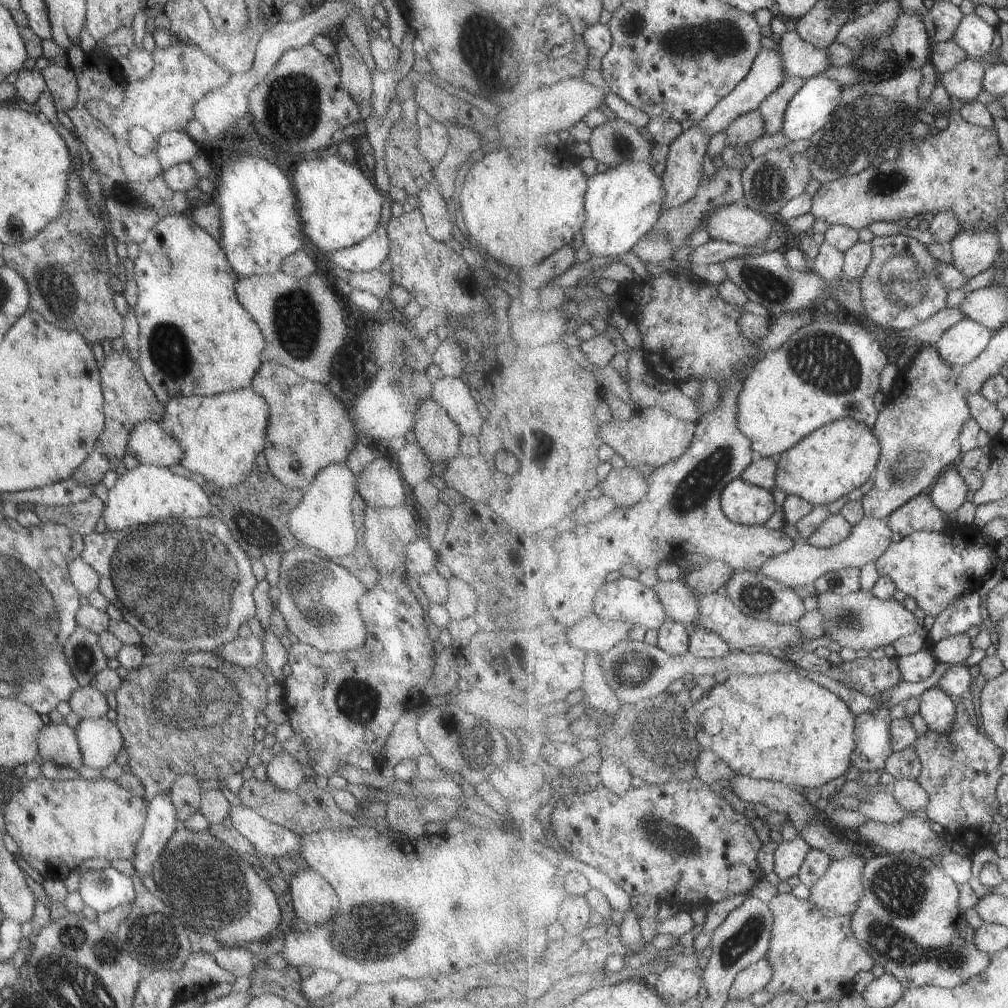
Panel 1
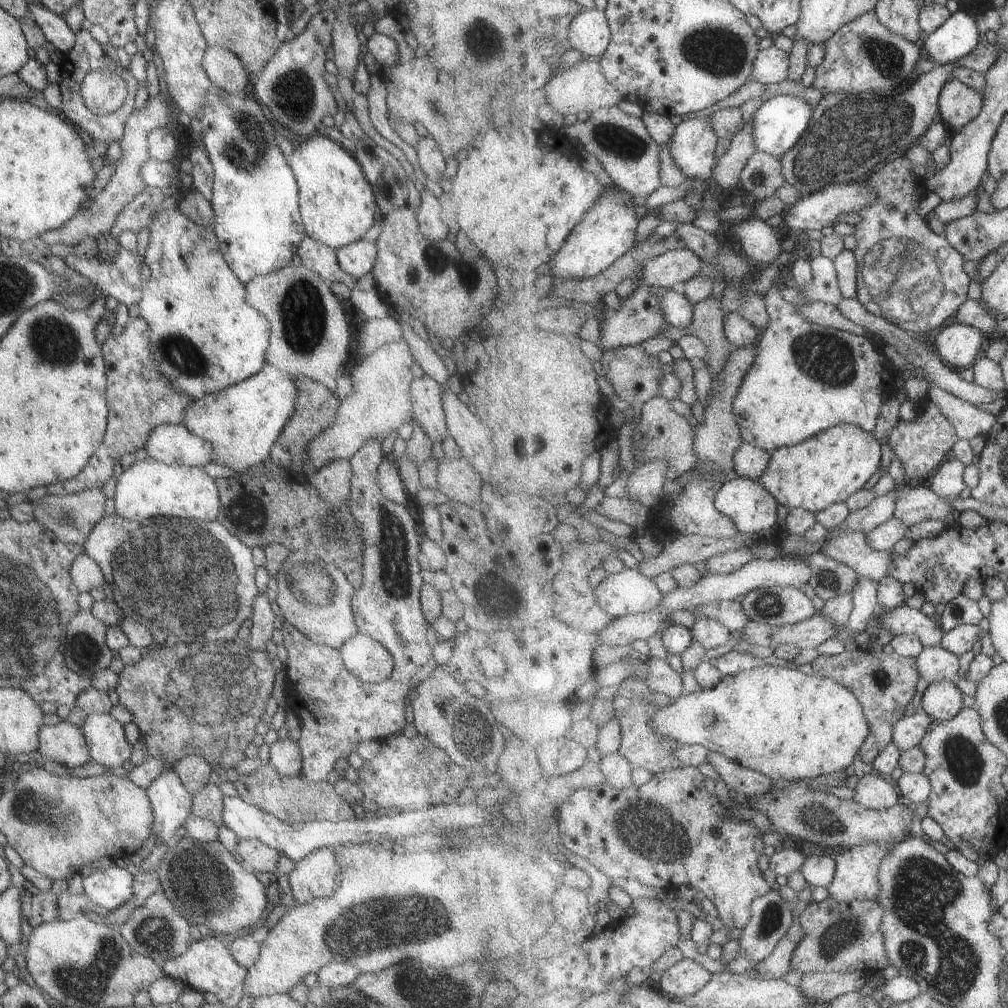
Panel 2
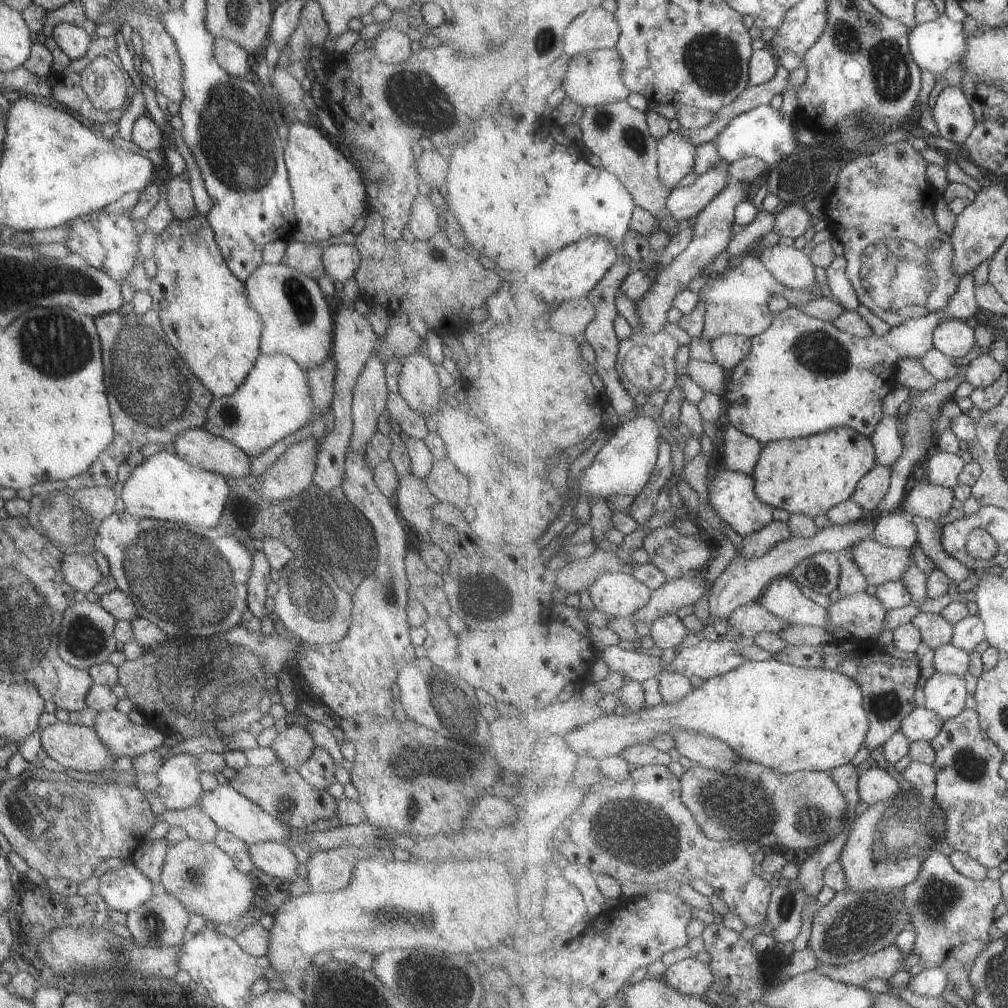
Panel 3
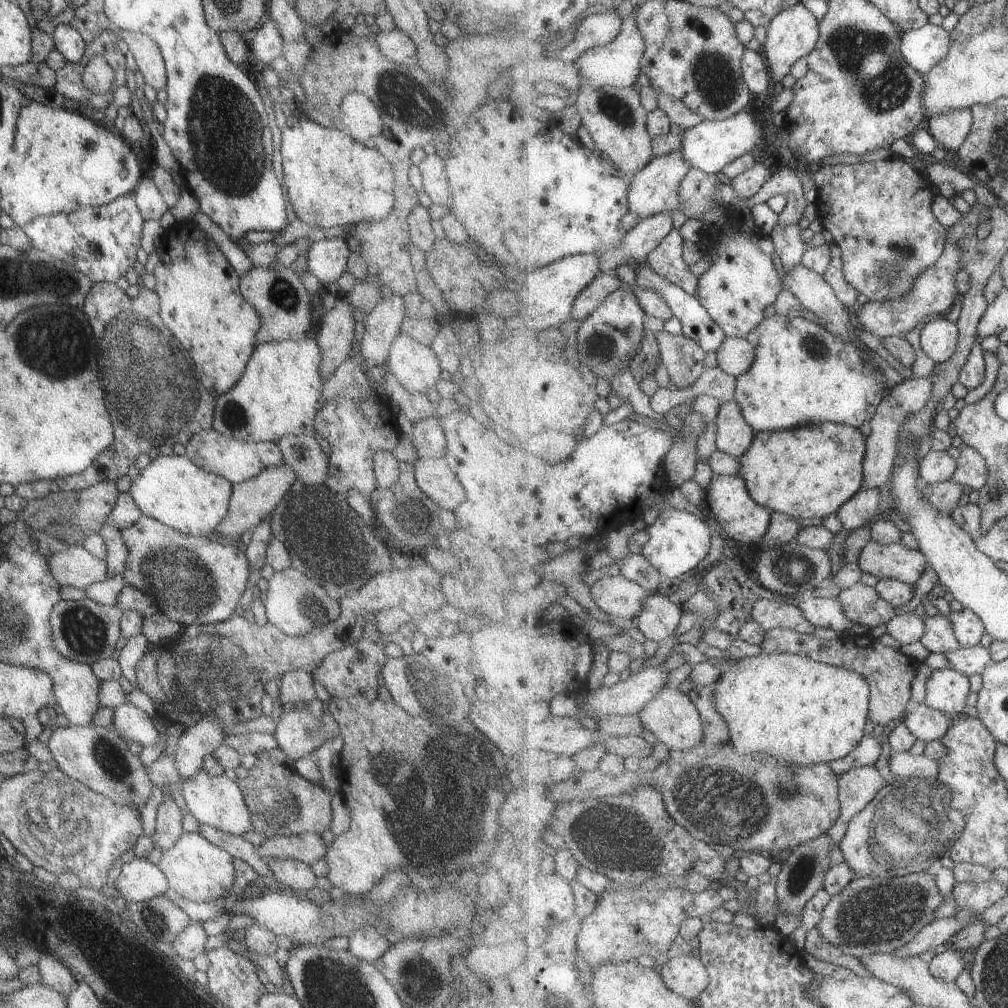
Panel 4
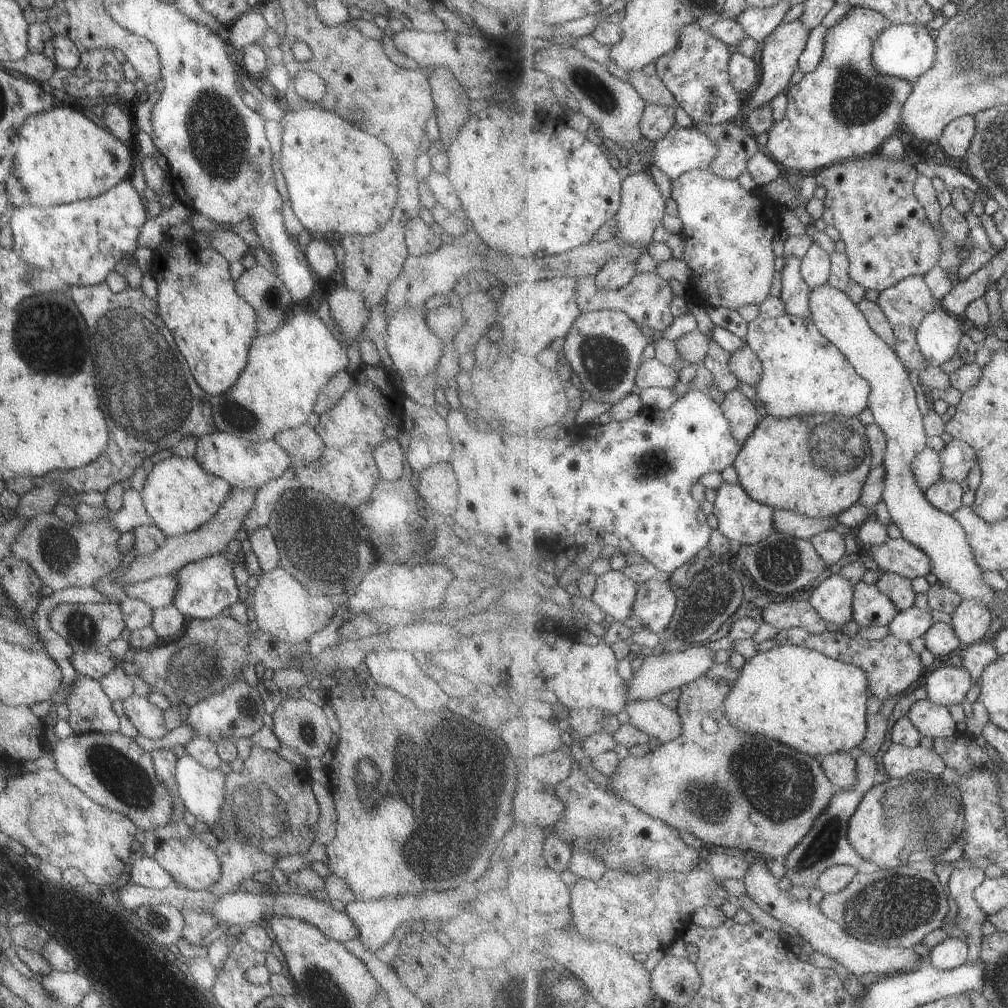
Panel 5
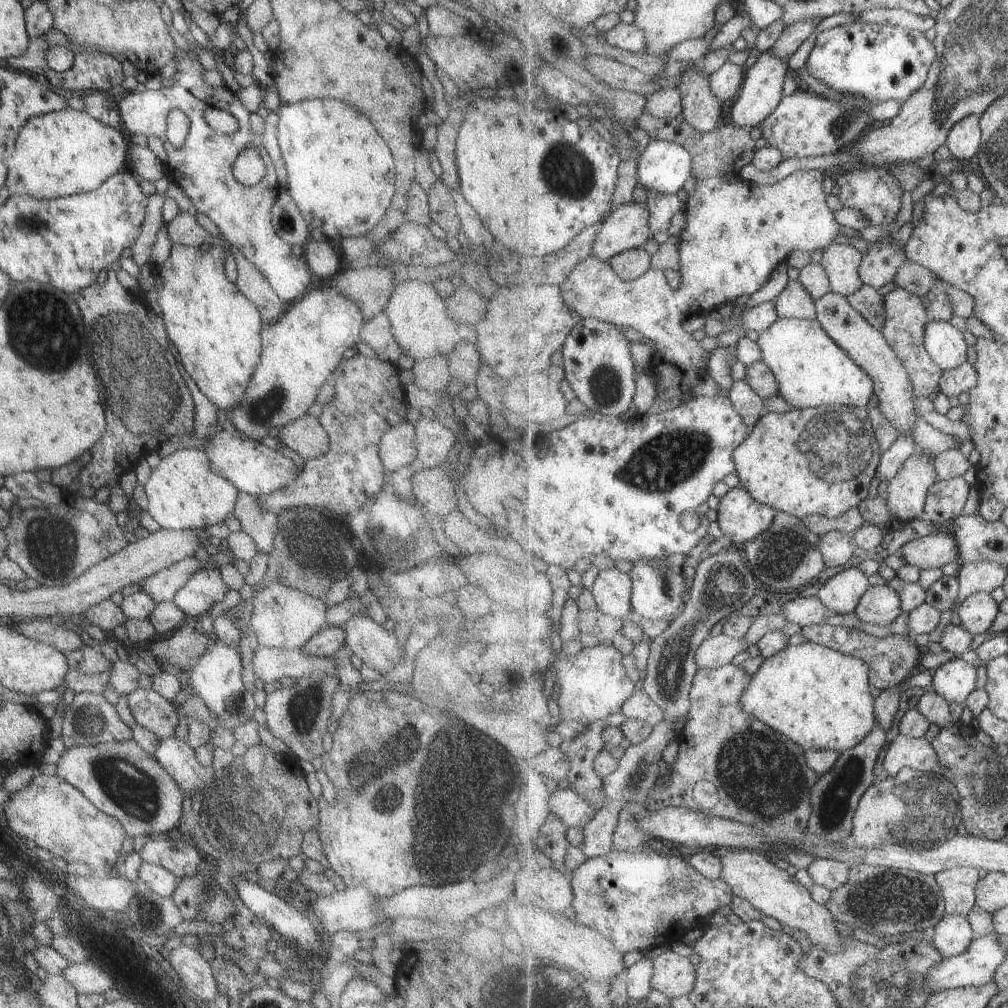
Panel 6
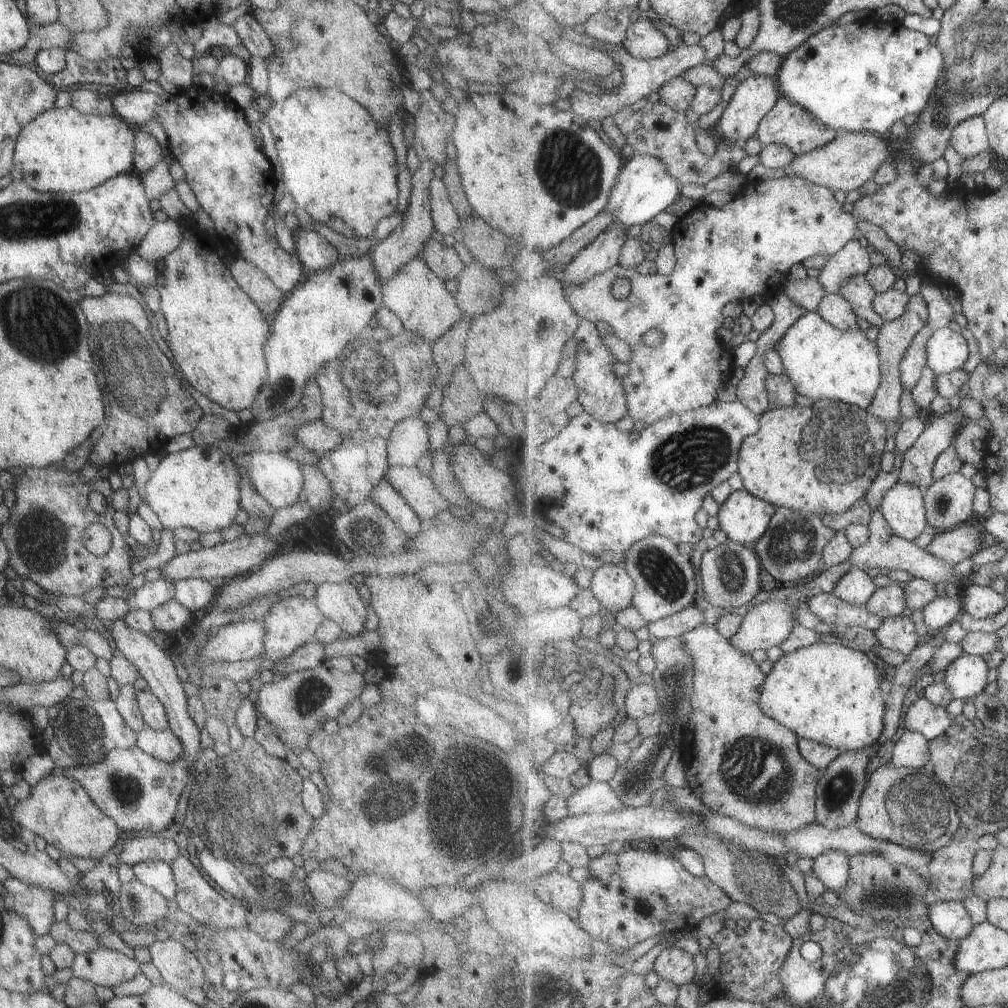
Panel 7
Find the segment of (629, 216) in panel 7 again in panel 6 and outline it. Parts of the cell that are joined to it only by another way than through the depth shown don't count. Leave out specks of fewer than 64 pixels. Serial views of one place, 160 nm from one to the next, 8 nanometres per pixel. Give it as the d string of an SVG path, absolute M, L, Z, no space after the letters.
M653 139L645 147L644 153L638 159L639 184L648 192L656 190L657 192L672 195L683 188L683 184L693 177L694 173L694 154L681 143L670 141L669 139Z

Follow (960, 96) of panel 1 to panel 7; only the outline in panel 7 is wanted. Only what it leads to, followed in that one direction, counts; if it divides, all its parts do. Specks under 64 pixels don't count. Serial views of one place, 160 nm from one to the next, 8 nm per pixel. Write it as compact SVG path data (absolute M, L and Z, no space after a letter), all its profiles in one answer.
M983 115L969 118L953 130L950 145L965 159L970 159L990 150L986 120Z

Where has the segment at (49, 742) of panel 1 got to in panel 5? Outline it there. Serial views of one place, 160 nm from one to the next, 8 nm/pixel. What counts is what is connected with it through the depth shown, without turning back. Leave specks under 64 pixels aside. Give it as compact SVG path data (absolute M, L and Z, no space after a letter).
M119 731L72 733L66 738L58 739L51 753L55 770L69 784L78 788L93 802L113 812L124 814L139 830L157 829L159 825L169 822L174 808L170 795L157 780L149 752L143 750L132 738L128 738Z

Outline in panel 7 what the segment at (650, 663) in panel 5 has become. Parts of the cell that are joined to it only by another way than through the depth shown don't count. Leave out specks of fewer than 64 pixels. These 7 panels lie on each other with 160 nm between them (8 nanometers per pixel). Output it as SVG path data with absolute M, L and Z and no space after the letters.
M769 601L749 609L744 615L742 627L729 640L741 652L769 650L779 646L796 624L793 612L798 605L791 601Z

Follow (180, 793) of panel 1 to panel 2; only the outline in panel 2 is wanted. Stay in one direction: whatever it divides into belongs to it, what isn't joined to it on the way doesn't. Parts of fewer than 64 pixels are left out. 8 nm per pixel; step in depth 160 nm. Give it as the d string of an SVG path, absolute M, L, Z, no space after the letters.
M197 754L186 755L174 765L174 770L187 792L193 795L201 786L204 786L213 771L212 765Z

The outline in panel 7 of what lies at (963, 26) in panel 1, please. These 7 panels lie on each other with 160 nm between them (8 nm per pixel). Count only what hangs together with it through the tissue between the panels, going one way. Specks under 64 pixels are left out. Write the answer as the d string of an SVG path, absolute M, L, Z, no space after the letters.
M875 16L861 21L853 21L842 26L830 26L821 29L815 33L807 42L804 42L797 50L789 53L783 61L780 73L777 75L780 80L780 93L781 97L788 98L791 102L804 106L813 116L821 121L824 125L835 129L837 132L849 132L849 133L873 133L880 135L891 135L889 130L891 126L905 118L907 114L915 114L920 116L922 110L927 106L930 101L934 90L937 88L939 79L943 77L944 70L947 68L947 62L943 51L940 46L931 44L929 35L921 31L914 31L908 29L905 25L898 21L881 21Z

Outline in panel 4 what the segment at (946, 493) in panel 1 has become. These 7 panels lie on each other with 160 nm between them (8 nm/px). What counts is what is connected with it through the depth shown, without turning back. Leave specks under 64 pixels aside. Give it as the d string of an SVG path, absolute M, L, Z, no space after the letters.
M926 448L919 462L923 484L934 485L951 480L957 470L958 460L947 452Z

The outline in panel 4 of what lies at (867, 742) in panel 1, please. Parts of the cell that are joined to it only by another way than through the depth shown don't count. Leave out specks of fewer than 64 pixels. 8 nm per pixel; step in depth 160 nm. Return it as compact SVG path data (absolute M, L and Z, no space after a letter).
M777 627L766 631L765 640L760 647L761 652L770 655L789 653L809 657L820 663L857 671L864 675L871 687L869 720L874 725L883 727L893 722L899 722L899 725L903 723L901 718L914 706L911 701L911 686L915 680L916 661L899 650L881 644L870 634L849 636L838 641L826 641L813 635Z

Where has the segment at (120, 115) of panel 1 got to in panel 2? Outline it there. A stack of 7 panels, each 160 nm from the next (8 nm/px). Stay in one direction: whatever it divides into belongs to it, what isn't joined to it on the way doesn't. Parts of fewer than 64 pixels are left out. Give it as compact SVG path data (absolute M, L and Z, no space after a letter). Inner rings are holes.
M206 46L201 69L209 82L222 90L236 92L247 87L247 72L229 48ZM107 67L95 68L82 78L80 97L93 114L108 114L125 102L127 86L123 77ZM157 95L147 98L144 107L134 108L129 114L127 122L123 128L123 134L119 142L121 146L121 154L117 162L115 172L111 174L109 182L103 186L101 192L93 198L92 202L87 206L85 212L76 212L64 225L59 228L45 231L38 238L47 245L63 244L68 247L79 245L85 235L93 237L99 232L106 232L111 228L115 216L125 208L125 204L129 204L137 194L147 190L145 184L139 178L139 168L141 164L146 162L150 157L147 154L147 144L145 138L147 132L153 128L162 128L169 124L169 108L161 102L161 96Z

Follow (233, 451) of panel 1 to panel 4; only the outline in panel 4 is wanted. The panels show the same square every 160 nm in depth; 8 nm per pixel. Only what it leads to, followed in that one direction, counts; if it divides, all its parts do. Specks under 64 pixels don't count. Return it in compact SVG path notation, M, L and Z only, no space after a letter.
M313 336L305 339L271 341L255 344L239 380L223 394L214 397L210 429L240 441L276 443L285 435L304 435L313 430L313 419L319 407L318 396L323 379L318 373L320 352Z

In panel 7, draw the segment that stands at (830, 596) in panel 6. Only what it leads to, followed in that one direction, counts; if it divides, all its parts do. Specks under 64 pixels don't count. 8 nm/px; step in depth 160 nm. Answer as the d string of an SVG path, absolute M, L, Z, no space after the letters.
M852 567L838 580L832 593L851 604L866 605L877 589L865 570Z

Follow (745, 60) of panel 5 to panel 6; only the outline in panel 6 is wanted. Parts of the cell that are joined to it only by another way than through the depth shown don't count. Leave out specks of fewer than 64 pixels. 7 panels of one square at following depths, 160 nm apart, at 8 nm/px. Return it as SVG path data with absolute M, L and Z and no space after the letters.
M726 61L713 74L712 91L723 101L735 101L741 92L745 80L745 68L739 64Z

